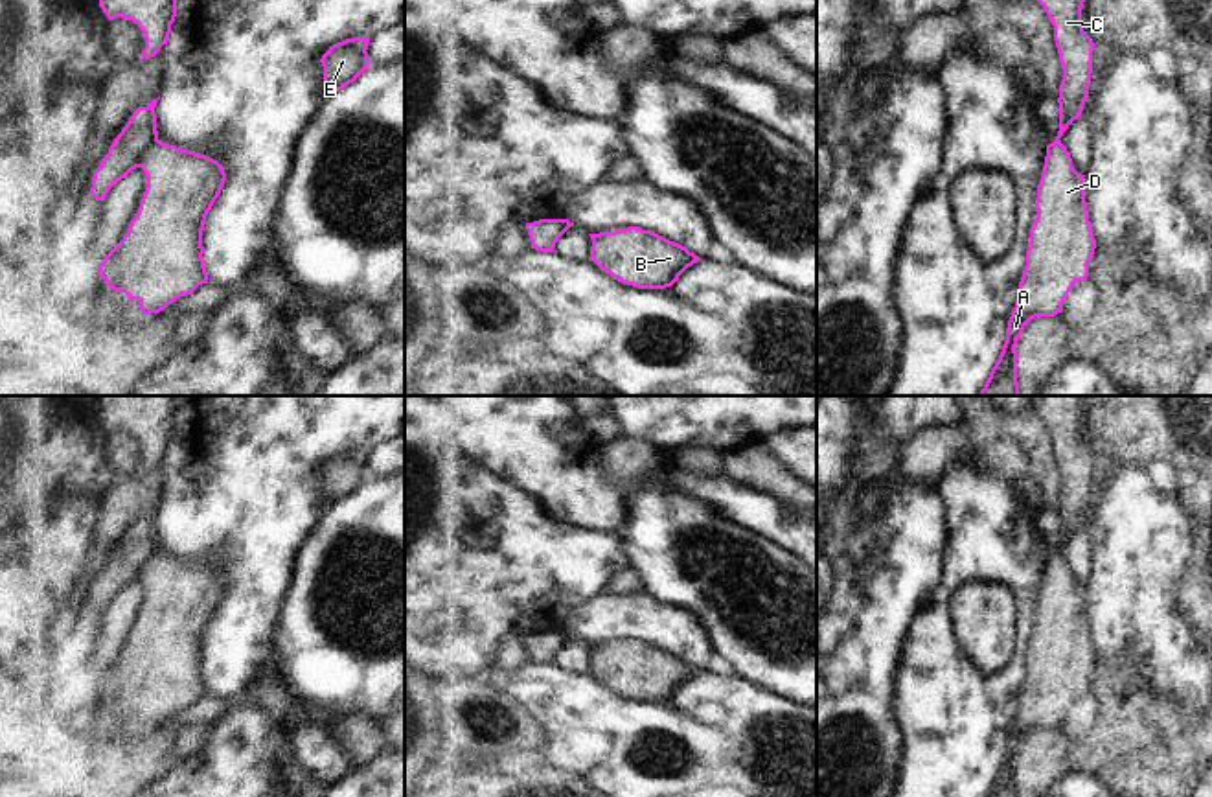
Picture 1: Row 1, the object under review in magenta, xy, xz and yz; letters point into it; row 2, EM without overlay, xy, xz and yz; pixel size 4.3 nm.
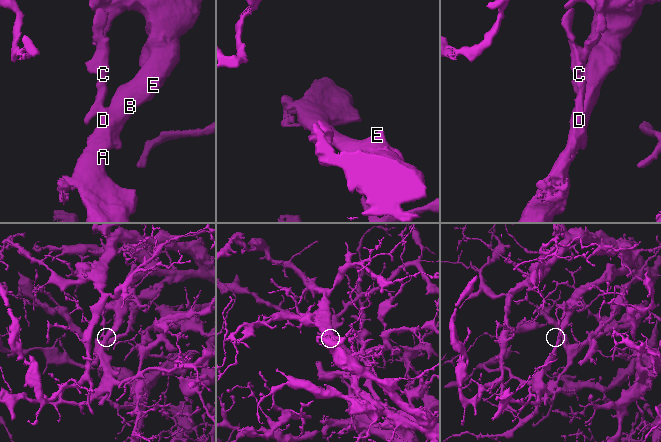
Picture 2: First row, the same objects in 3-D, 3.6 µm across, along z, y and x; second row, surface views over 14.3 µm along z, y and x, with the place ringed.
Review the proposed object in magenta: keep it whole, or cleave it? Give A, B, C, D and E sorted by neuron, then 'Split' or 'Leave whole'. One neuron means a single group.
Groups: A B D E / C. Split

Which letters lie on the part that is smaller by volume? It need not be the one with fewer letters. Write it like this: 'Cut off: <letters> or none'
Cut off: C

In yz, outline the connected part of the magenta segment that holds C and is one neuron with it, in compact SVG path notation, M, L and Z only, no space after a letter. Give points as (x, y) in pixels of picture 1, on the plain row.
M1039 396L1034 407L1054 438L1054 453L1063 479L1056 552L1081 528L1089 510L1094 455L1081 438L1081 420L1089 399L1091 396Z

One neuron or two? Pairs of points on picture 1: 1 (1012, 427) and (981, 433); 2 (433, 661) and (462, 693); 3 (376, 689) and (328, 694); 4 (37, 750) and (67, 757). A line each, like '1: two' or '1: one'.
1: one
2: two
3: one
4: one

